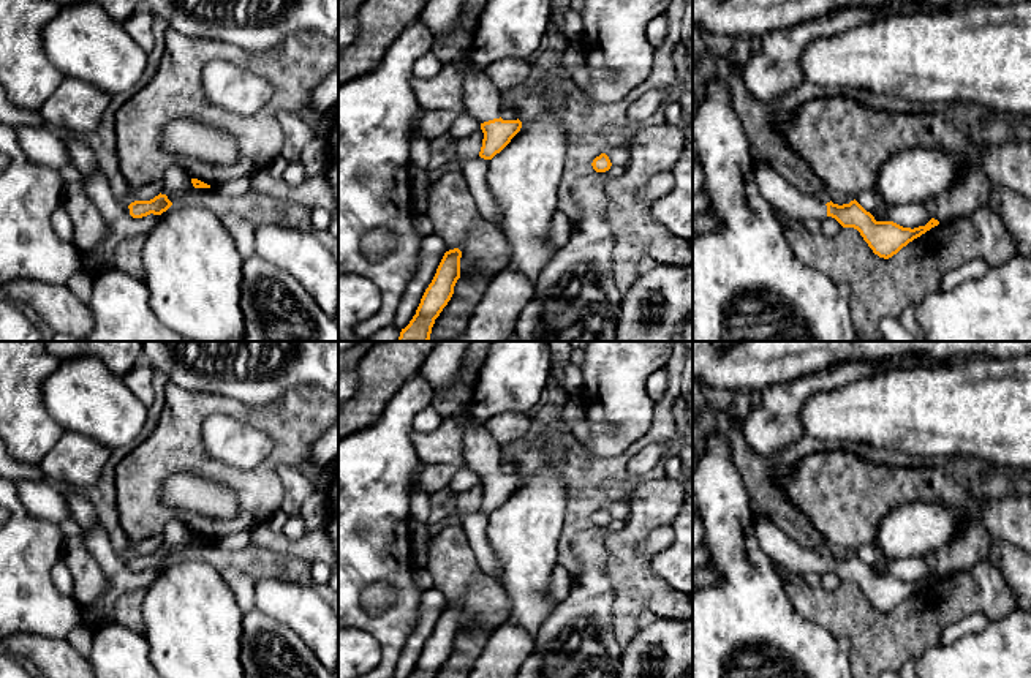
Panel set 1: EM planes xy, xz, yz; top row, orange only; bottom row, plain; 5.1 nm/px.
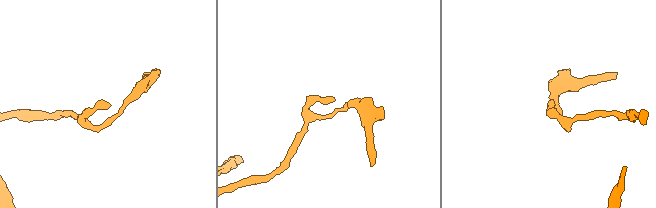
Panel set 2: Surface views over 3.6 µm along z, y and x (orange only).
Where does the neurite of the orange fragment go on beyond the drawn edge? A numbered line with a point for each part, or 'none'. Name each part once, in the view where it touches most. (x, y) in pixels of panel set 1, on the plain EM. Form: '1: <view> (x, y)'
1: xz (481, 451)

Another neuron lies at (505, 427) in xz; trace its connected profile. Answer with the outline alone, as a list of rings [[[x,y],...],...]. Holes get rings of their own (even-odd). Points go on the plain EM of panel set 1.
[[[504,411],[485,422],[487,430],[501,444],[523,438],[531,428],[531,417],[527,412]]]

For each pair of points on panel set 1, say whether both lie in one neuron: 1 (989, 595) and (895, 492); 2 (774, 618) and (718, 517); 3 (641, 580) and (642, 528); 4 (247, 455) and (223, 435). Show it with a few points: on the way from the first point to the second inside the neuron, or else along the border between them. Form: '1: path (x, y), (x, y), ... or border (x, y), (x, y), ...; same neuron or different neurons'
1: border (987, 558), (968, 569), (940, 579); different neurons
2: path (751, 593), (750, 579), (734, 555), (732, 542); same neuron
3: path (631, 568), (631, 541); same neuron
4: path (241, 449), (230, 441); same neuron

